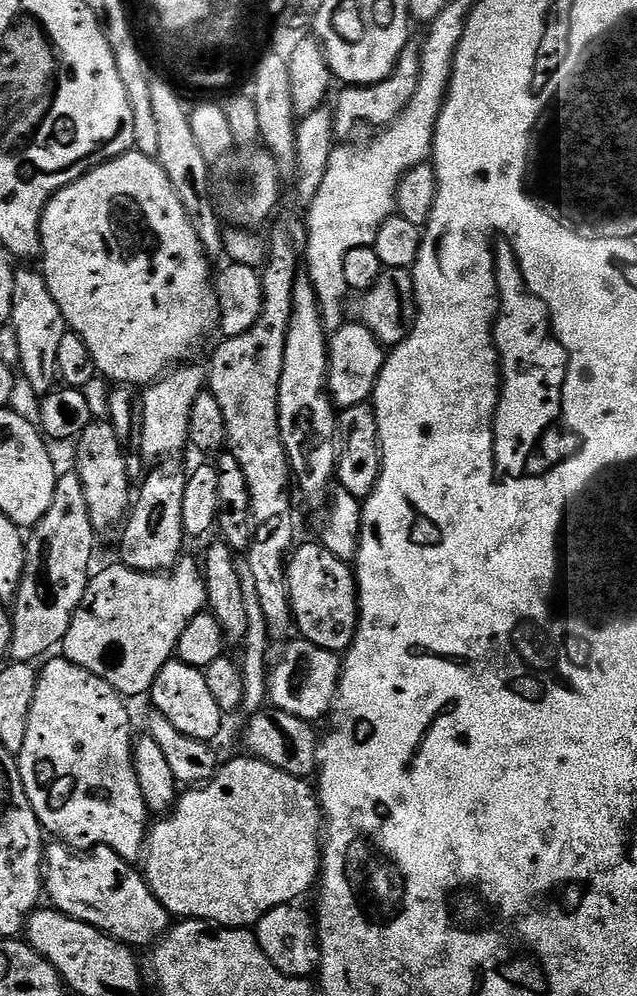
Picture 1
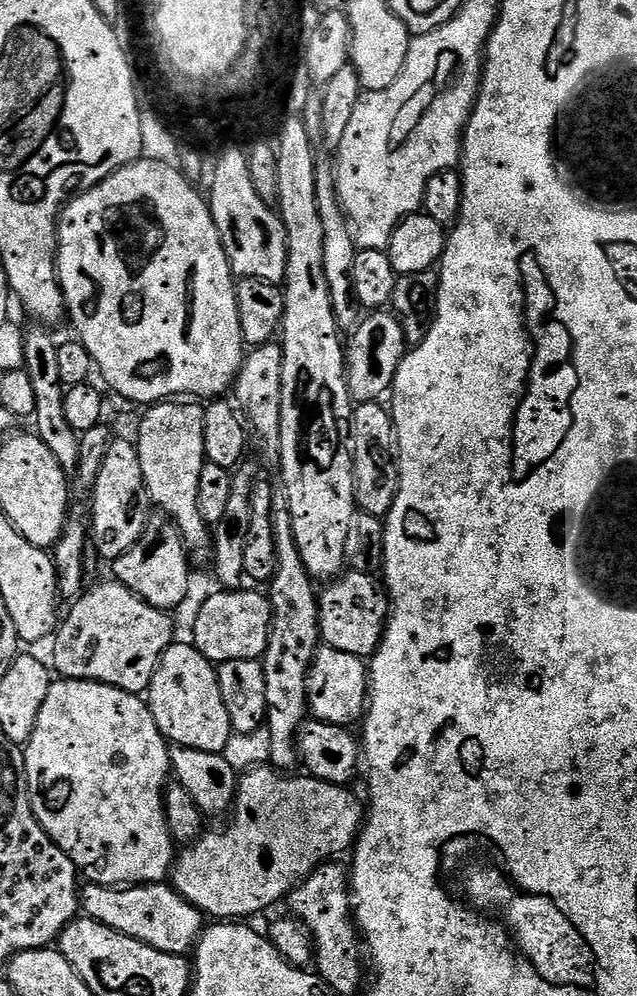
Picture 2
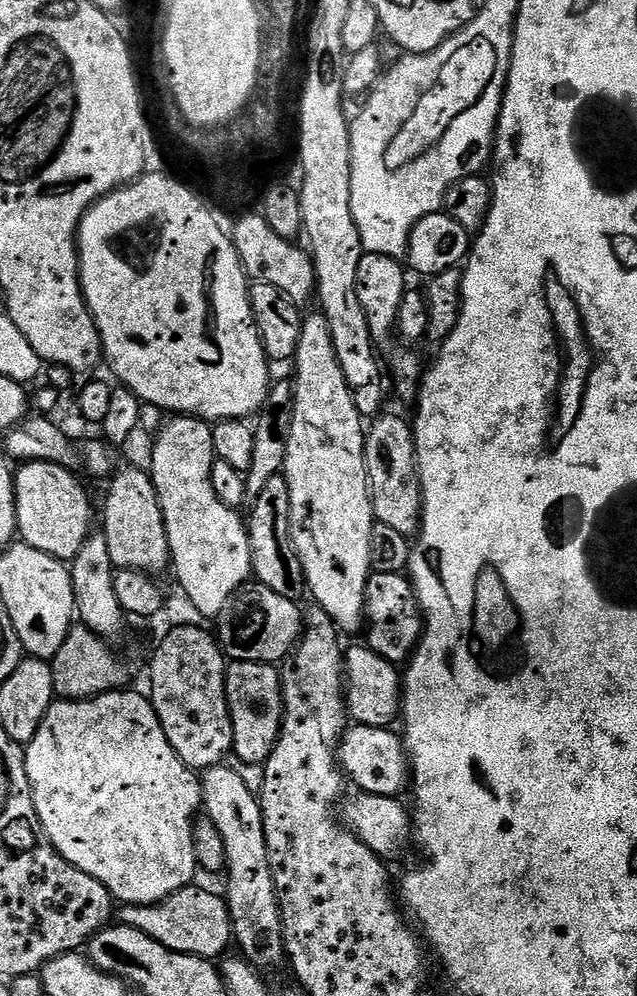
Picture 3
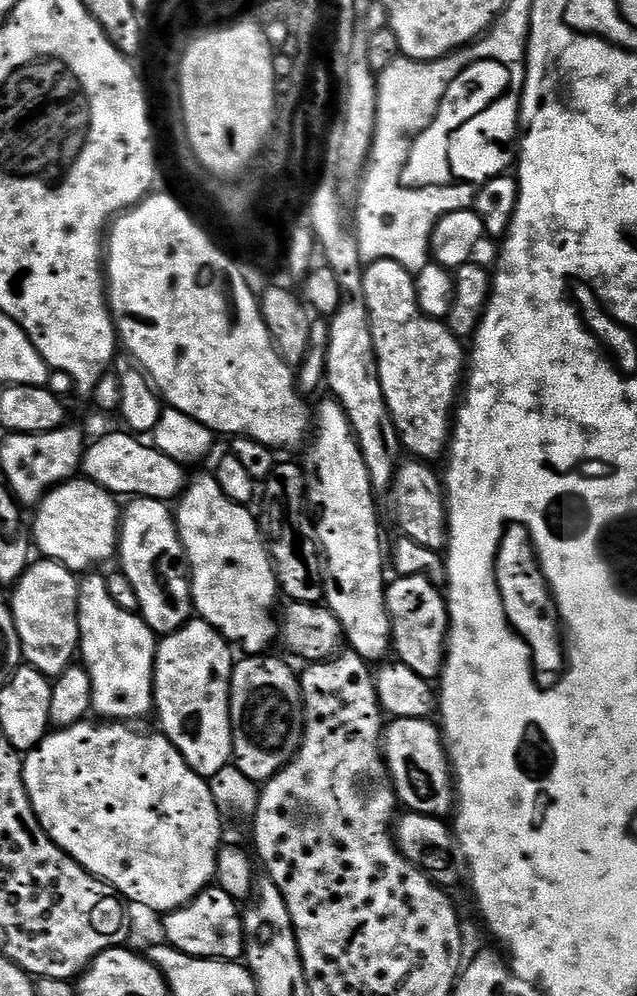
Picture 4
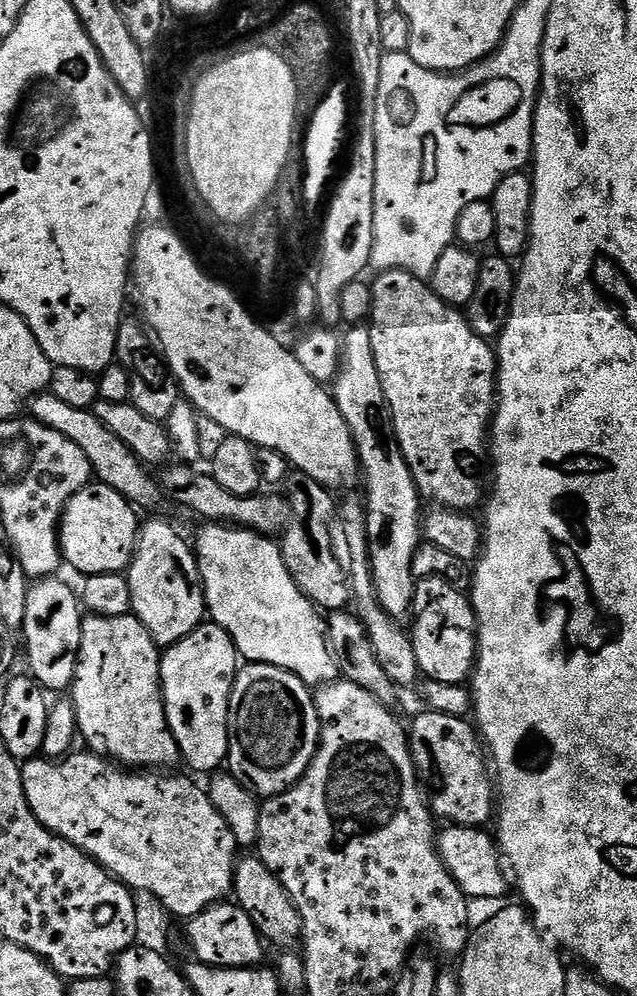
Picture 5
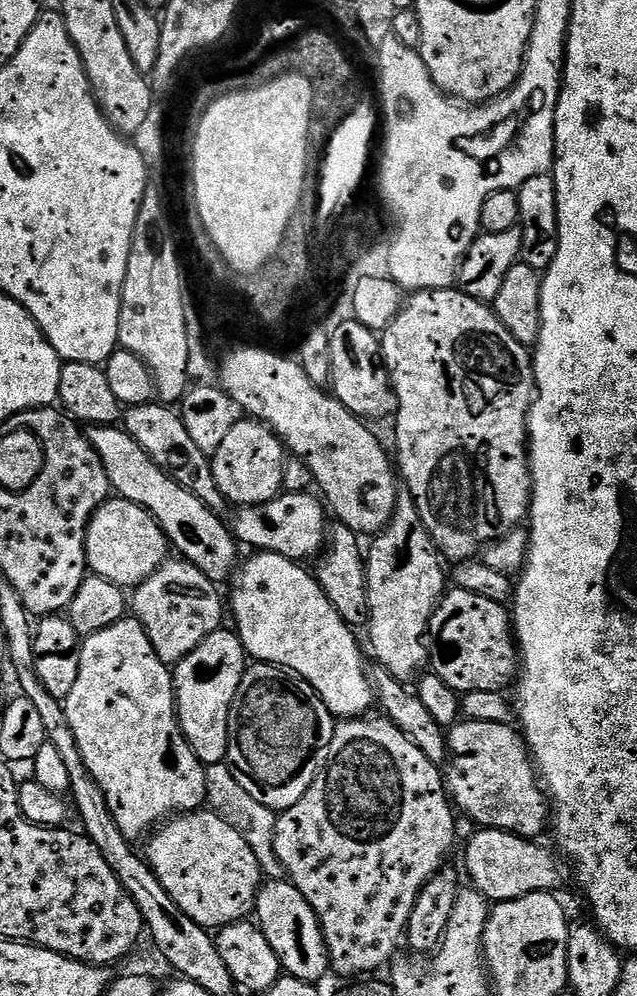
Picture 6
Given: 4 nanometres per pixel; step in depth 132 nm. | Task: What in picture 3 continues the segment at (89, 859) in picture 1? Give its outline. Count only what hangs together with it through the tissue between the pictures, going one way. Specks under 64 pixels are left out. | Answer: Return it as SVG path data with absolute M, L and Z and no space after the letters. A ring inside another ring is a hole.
M196 887L178 890L170 898L157 904L123 905L118 912L119 923L134 930L142 930L142 934L154 938L154 942L162 942L162 946L175 952L203 956L206 960L215 961L216 956L223 957L228 944L230 948L233 943L232 915L228 912L227 899L221 893L219 896L216 892Z

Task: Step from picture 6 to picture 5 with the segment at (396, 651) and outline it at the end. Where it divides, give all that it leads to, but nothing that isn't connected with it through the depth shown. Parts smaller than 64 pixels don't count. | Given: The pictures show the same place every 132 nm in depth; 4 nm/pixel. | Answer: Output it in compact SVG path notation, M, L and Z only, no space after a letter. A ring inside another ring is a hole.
M352 326L342 336L340 353L340 370L334 381L334 399L338 410L342 410L342 418L346 418L346 426L350 426L350 434L354 438L356 457L360 459L363 487L368 487L366 501L366 521L368 533L368 562L372 572L373 588L380 608L391 618L407 617L412 610L412 595L416 593L416 577L412 575L414 554L422 543L422 497L416 489L414 478L410 474L410 466L406 466L406 458L400 449L396 437L396 428L392 425L392 411L386 402L386 394L382 390L382 378L378 378L378 366L374 362L374 346L370 342L367 327Z

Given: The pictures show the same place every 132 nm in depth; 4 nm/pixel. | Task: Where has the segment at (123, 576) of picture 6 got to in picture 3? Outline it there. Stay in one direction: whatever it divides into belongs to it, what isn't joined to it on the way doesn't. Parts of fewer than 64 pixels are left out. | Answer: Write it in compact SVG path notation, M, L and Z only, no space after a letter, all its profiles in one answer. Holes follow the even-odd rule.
M30 460L21 463L15 469L16 477L16 527L21 541L46 554L55 560L71 562L82 550L86 538L93 531L92 504L88 501L88 492L80 485L80 480L75 471L63 468L60 464L51 464L41 460Z

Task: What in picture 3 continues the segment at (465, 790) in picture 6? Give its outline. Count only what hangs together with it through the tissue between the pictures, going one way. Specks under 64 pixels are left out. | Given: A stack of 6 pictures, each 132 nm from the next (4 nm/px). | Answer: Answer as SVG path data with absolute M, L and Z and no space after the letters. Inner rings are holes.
M353 723L351 727L345 731L344 737L340 740L338 749L338 759L340 762L340 770L344 773L349 781L352 780L355 786L361 792L369 792L370 794L378 794L379 796L403 797L403 792L407 793L410 788L410 765L408 762L408 754L404 751L404 742L399 735L392 733L391 727L375 728L374 726L362 726Z

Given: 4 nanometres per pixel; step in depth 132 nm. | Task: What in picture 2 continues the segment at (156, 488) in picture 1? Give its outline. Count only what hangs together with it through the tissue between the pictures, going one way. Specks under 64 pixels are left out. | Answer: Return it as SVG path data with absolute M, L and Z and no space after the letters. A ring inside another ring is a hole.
M152 514L144 525L142 534L126 554L111 561L111 575L126 590L138 594L142 602L158 610L171 613L188 596L188 587L192 584L192 572L188 569L188 552L183 534L174 521L164 514Z

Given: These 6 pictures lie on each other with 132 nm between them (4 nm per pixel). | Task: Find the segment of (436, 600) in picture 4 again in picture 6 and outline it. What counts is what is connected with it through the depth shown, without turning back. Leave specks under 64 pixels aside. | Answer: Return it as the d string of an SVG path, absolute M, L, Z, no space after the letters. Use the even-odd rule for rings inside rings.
M453 587L440 597L436 611L432 613L432 621L428 623L428 659L430 672L436 675L457 694L474 690L490 690L498 692L508 687L518 676L518 649L512 627L509 609L498 602L490 602L490 598L481 598L478 594L470 594L466 590Z

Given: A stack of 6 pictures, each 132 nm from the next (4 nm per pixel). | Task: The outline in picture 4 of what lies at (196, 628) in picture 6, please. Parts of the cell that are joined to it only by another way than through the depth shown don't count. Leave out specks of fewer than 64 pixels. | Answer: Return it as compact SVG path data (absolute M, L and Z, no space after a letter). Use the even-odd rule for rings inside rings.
M132 498L123 505L118 541L119 560L119 571L130 578L130 586L134 586L134 594L138 594L138 614L157 637L168 636L193 619L189 570L176 528L176 517L165 501Z

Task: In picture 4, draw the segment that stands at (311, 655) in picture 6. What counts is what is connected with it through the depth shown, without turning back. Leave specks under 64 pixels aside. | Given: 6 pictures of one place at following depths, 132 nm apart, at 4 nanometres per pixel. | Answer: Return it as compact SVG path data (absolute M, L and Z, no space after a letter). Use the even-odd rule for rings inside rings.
M211 471L200 472L189 479L178 497L175 507L176 528L183 546L185 563L189 570L192 604L195 613L208 624L218 629L229 645L241 648L244 654L264 654L278 640L278 620L272 617L276 608L276 596L281 595L276 583L276 571L272 569L272 558L266 547L266 536L252 517L252 508L234 502L222 494L215 475Z

